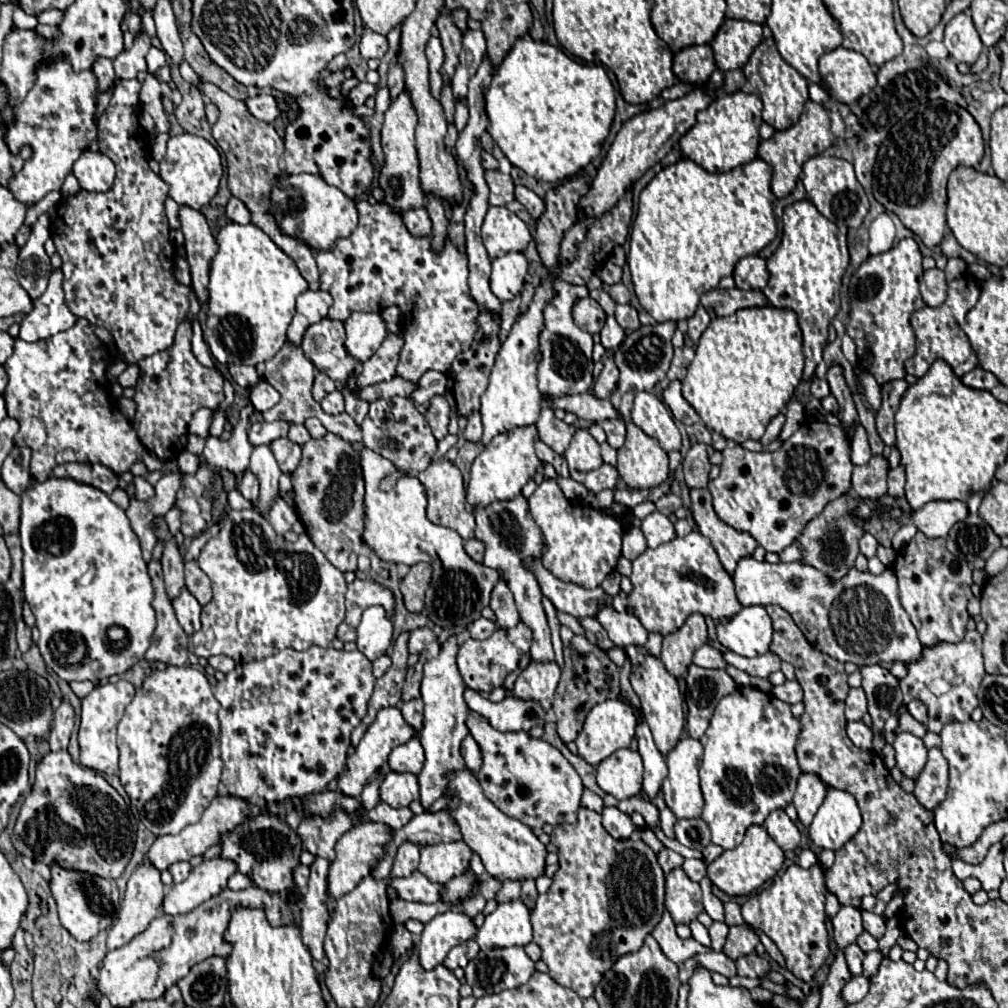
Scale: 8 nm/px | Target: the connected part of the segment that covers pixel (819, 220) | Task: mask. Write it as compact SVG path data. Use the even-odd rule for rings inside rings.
M796 201L784 209L782 243L768 259L770 279L764 293L774 307L792 309L798 315L804 335L804 379L810 379L816 365L822 361L822 351L828 343L828 325L840 311L842 273L849 260L846 237L832 221L824 219L810 201Z

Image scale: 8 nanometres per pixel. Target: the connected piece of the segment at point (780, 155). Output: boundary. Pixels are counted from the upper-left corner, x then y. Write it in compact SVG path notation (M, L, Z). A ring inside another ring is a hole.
M808 101L804 105L804 111L800 115L800 121L786 129L786 131L776 131L768 141L762 141L758 147L758 157L766 163L772 165L774 175L772 175L772 193L776 197L788 197L792 189L796 187L796 179L802 173L802 165L806 159L824 153L834 145L834 135L830 131L830 117L828 111L814 101Z

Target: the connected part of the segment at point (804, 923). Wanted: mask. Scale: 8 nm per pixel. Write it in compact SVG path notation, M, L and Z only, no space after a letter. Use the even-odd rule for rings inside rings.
M790 865L784 875L770 887L752 895L742 905L742 917L748 925L764 931L786 957L786 965L792 975L804 983L812 983L816 971L830 957L830 937L826 929L826 883L824 873L818 865L802 869Z

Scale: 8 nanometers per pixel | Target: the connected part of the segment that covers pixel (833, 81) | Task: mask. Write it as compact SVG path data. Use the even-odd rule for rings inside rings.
M836 47L818 59L826 93L840 103L854 103L876 85L876 73L864 55Z

